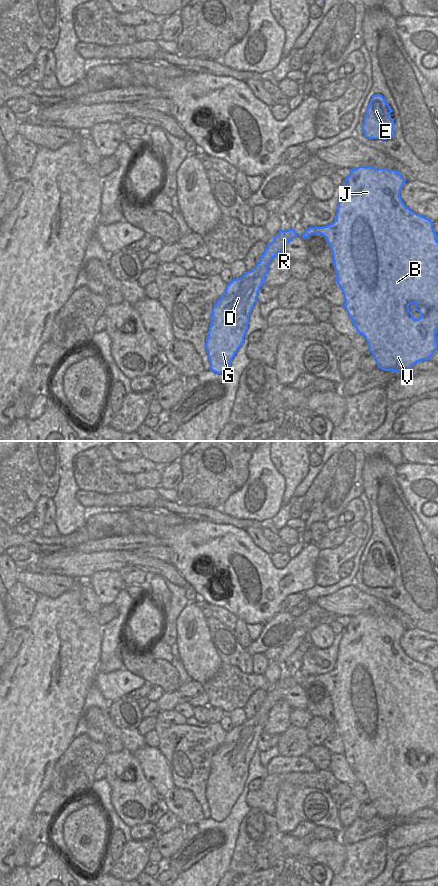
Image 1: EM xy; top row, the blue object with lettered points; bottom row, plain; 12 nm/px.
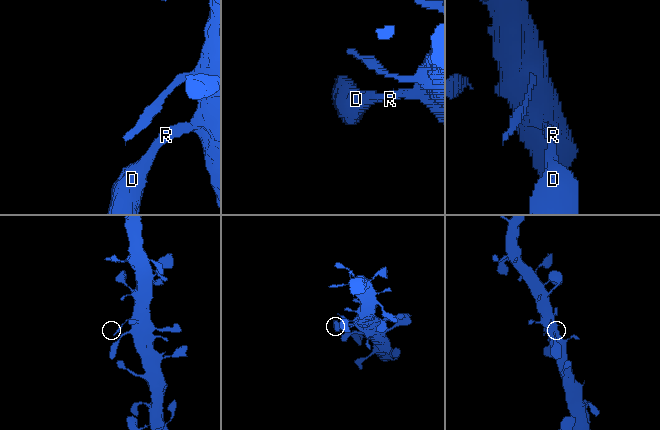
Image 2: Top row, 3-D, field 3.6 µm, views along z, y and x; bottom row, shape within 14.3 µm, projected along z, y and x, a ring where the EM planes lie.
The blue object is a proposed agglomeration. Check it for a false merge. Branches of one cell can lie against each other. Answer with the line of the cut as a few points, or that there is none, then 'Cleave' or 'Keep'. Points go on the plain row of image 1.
No split. Keep.

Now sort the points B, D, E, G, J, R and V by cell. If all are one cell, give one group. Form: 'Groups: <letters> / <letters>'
Groups: B D E G J R V.

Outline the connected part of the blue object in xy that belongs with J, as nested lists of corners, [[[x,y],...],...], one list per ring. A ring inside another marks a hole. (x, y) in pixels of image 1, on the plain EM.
[[[359,614],[352,616],[349,624],[345,627],[342,638],[338,645],[338,654],[334,670],[322,675],[309,675],[305,678],[302,686],[308,686],[313,682],[321,682],[325,685],[333,705],[334,717],[336,719],[336,730],[342,738],[345,751],[344,755],[352,768],[354,775],[359,782],[362,782],[369,794],[369,799],[372,801],[377,815],[384,819],[400,820],[405,823],[410,816],[422,808],[429,808],[433,801],[438,796],[436,789],[436,780],[438,777],[438,689],[433,676],[433,670],[405,654],[401,645],[400,639],[406,628],[396,618],[387,616],[375,616],[371,614]],[[410,752],[415,752],[414,757],[421,763],[418,767],[413,765],[409,757]]]

